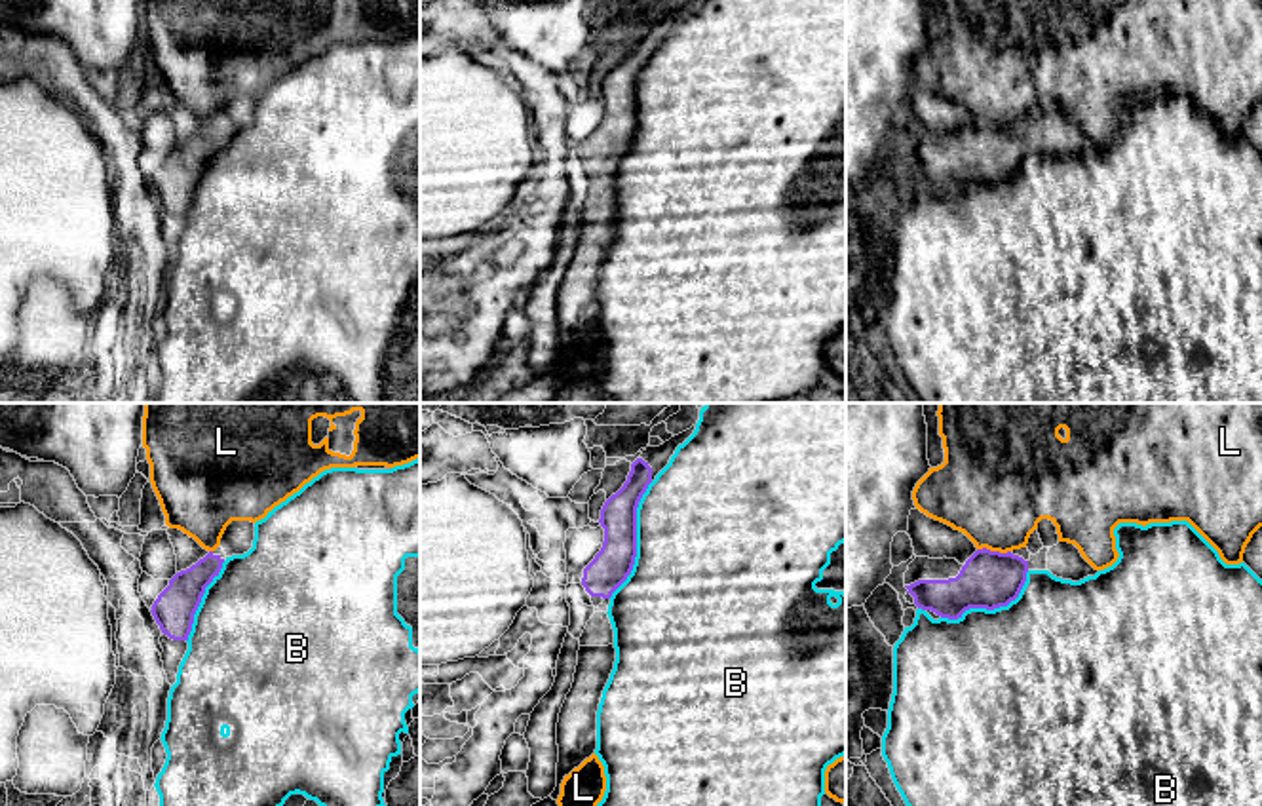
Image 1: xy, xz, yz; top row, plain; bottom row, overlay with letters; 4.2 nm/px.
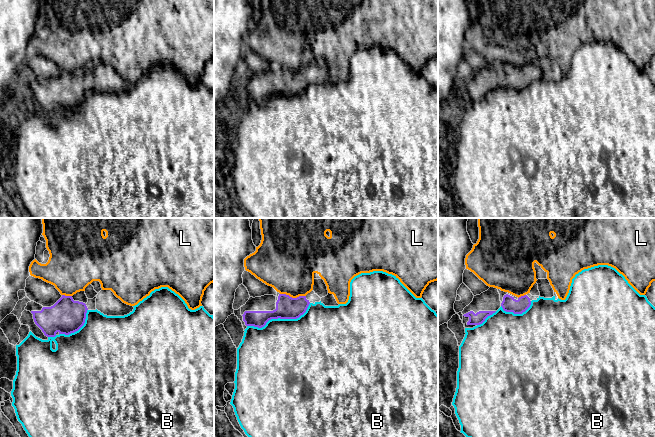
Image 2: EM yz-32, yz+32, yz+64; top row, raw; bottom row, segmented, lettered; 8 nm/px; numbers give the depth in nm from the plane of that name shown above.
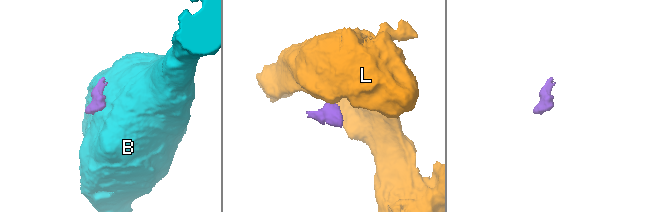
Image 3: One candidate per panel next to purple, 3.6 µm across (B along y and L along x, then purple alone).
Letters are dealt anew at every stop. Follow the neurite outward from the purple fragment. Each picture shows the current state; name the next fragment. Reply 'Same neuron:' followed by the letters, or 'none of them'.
Same neuron: none of them

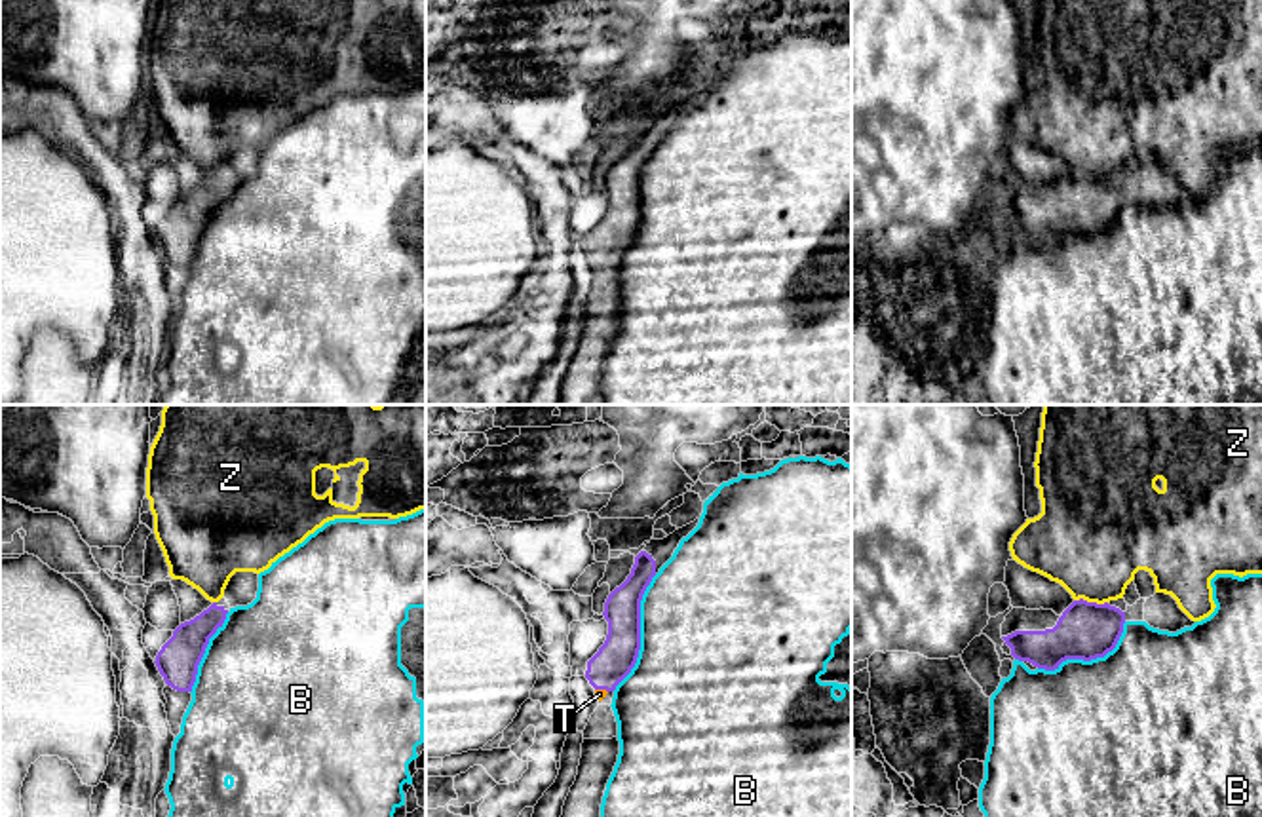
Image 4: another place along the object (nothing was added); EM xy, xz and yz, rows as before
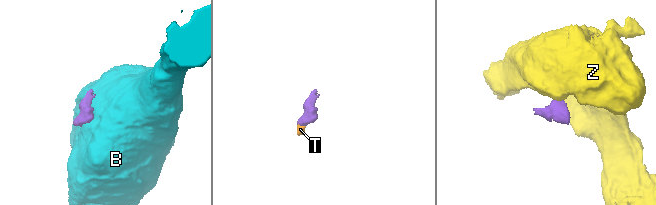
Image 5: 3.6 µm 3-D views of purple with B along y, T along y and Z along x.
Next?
Same neuron: T

